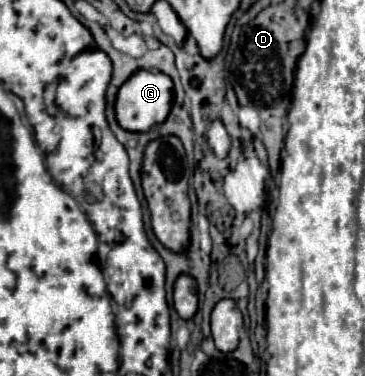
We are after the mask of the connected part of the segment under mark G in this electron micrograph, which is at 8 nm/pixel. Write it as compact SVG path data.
M136 71L116 95L116 119L126 131L148 131L154 123L162 123L172 107L172 79L160 71Z

